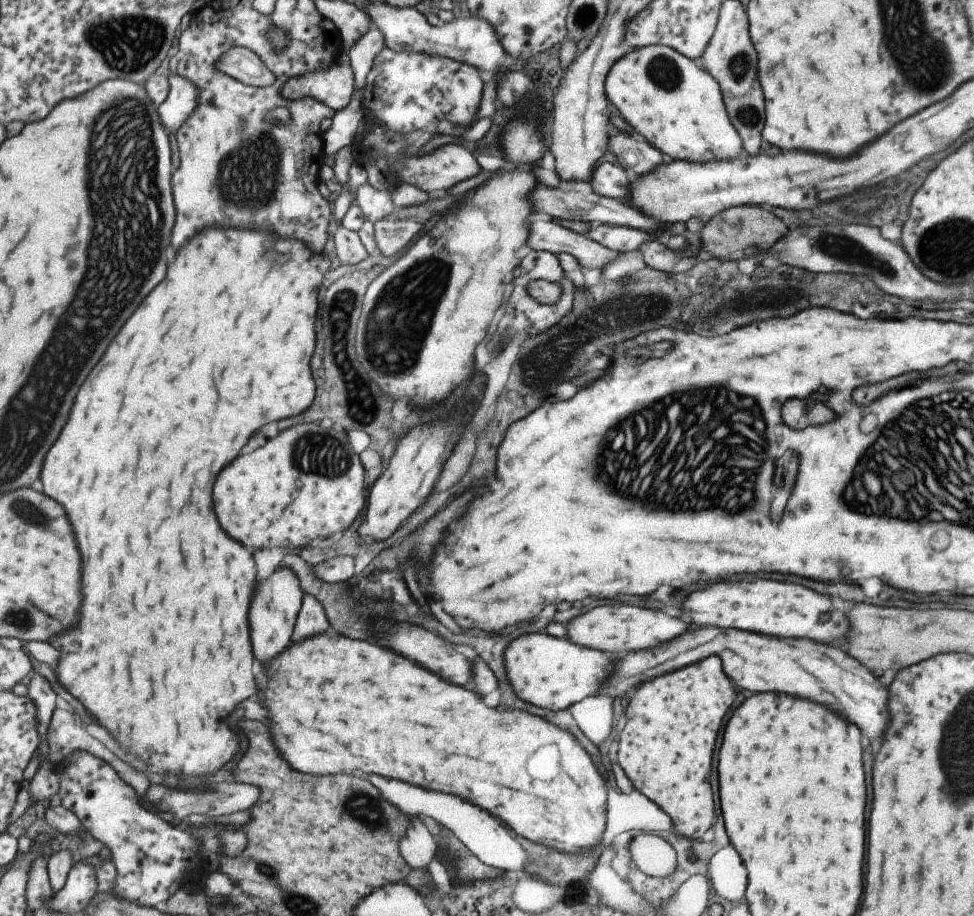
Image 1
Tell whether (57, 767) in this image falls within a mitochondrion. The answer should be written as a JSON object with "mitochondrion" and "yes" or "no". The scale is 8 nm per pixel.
{"mitochondrion":"no"}

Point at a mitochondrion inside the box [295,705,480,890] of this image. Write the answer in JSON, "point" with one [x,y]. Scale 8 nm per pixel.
{"point":[362,806]}

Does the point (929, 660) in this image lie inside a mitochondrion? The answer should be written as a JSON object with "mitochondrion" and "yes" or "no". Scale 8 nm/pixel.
{"mitochondrion":"no"}

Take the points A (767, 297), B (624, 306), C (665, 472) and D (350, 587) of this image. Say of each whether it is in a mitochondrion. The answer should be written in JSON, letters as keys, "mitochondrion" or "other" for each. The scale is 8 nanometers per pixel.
{"A":"mitochondrion","B":"mitochondrion","C":"mitochondrion","D":"other"}

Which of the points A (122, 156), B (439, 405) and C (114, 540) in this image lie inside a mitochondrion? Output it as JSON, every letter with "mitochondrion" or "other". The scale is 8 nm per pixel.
{"A":"mitochondrion","B":"other","C":"other"}

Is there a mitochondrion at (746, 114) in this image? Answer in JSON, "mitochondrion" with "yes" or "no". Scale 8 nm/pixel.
{"mitochondrion":"yes"}

